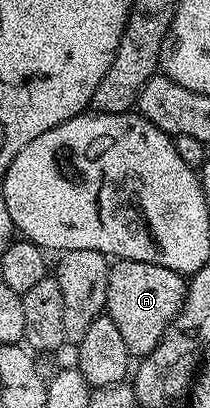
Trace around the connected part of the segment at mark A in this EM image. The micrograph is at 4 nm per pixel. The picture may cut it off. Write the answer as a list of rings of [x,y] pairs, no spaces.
[[[118,259],[110,266],[107,285],[107,313],[115,321],[127,345],[130,356],[144,357],[159,345],[169,323],[181,312],[187,290],[186,276],[178,271],[163,269],[163,265],[151,265],[147,261]]]

